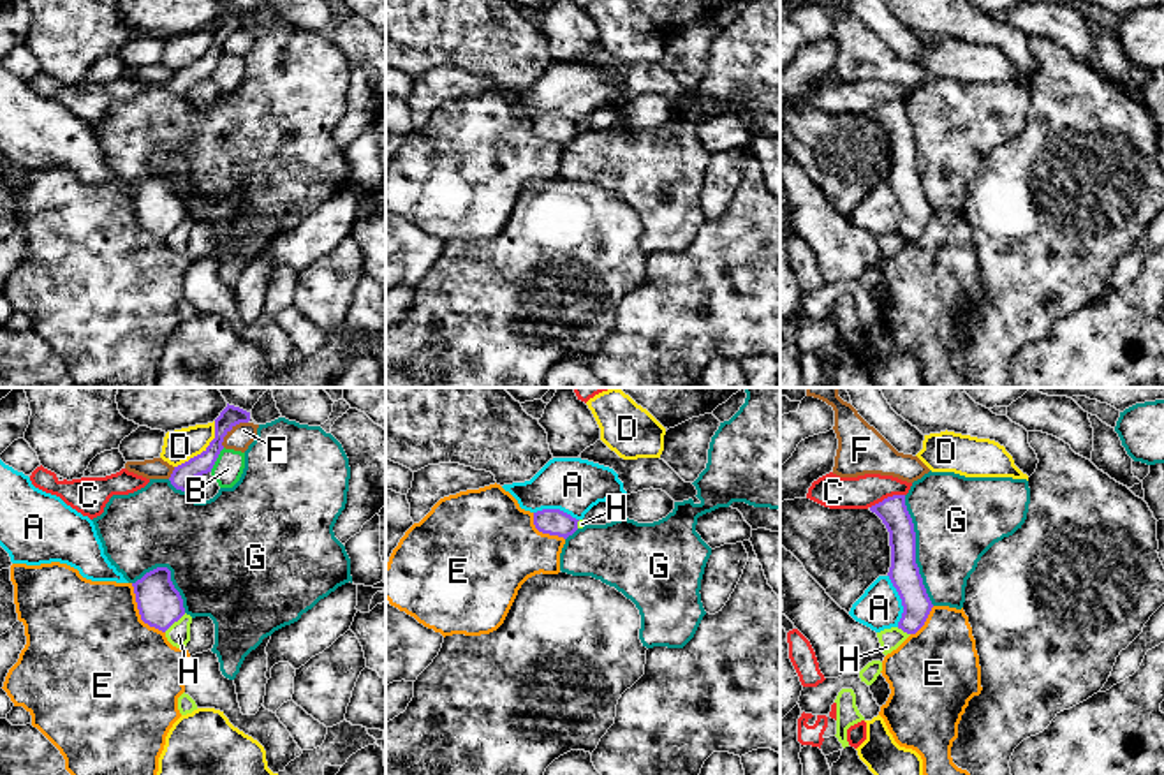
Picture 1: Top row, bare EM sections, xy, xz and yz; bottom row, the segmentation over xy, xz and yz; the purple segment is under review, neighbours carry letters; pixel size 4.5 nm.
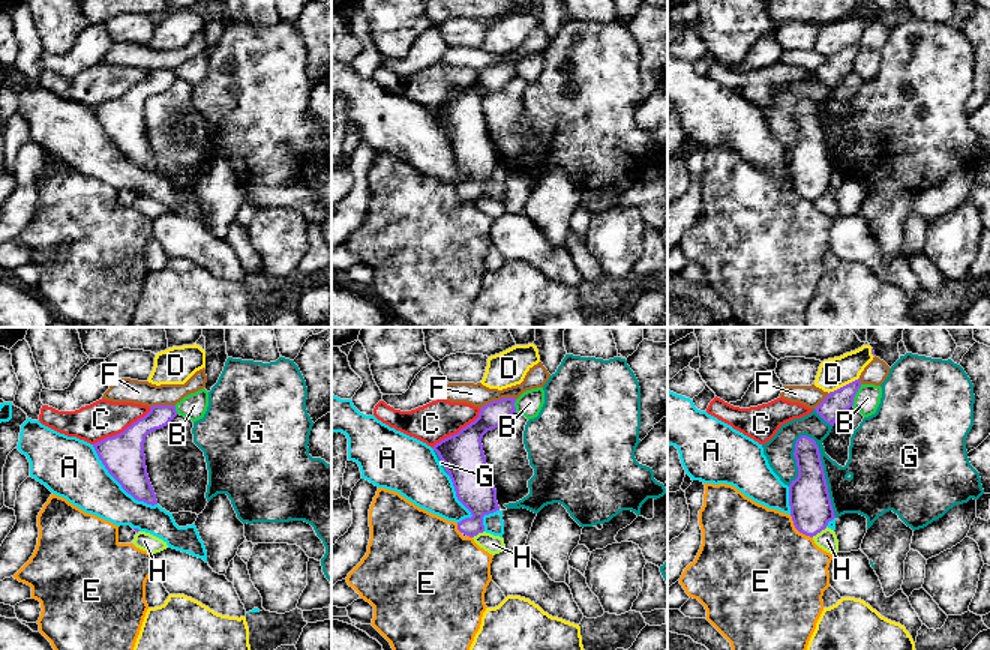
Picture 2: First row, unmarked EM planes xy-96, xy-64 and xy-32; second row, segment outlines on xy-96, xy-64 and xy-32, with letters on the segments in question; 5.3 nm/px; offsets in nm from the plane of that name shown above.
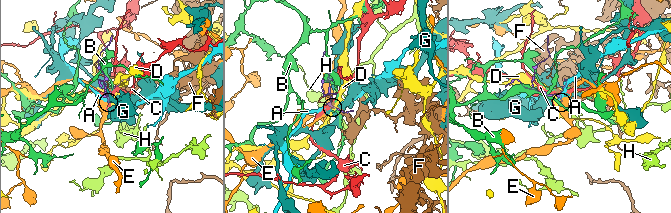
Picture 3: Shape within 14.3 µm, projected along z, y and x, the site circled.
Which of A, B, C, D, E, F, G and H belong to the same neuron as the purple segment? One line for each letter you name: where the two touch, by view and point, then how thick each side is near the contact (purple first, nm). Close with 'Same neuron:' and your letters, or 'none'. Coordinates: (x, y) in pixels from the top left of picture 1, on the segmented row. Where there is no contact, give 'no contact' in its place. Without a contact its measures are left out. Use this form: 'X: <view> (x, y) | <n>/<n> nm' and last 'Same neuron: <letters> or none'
Same neuron: none

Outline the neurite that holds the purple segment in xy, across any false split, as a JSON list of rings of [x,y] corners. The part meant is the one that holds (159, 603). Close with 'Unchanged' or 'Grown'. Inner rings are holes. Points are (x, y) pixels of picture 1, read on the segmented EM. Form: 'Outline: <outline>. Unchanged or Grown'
Outline: [[[157,567],[132,583],[141,620],[166,632],[185,615],[183,599],[167,567]]]. Unchanged

